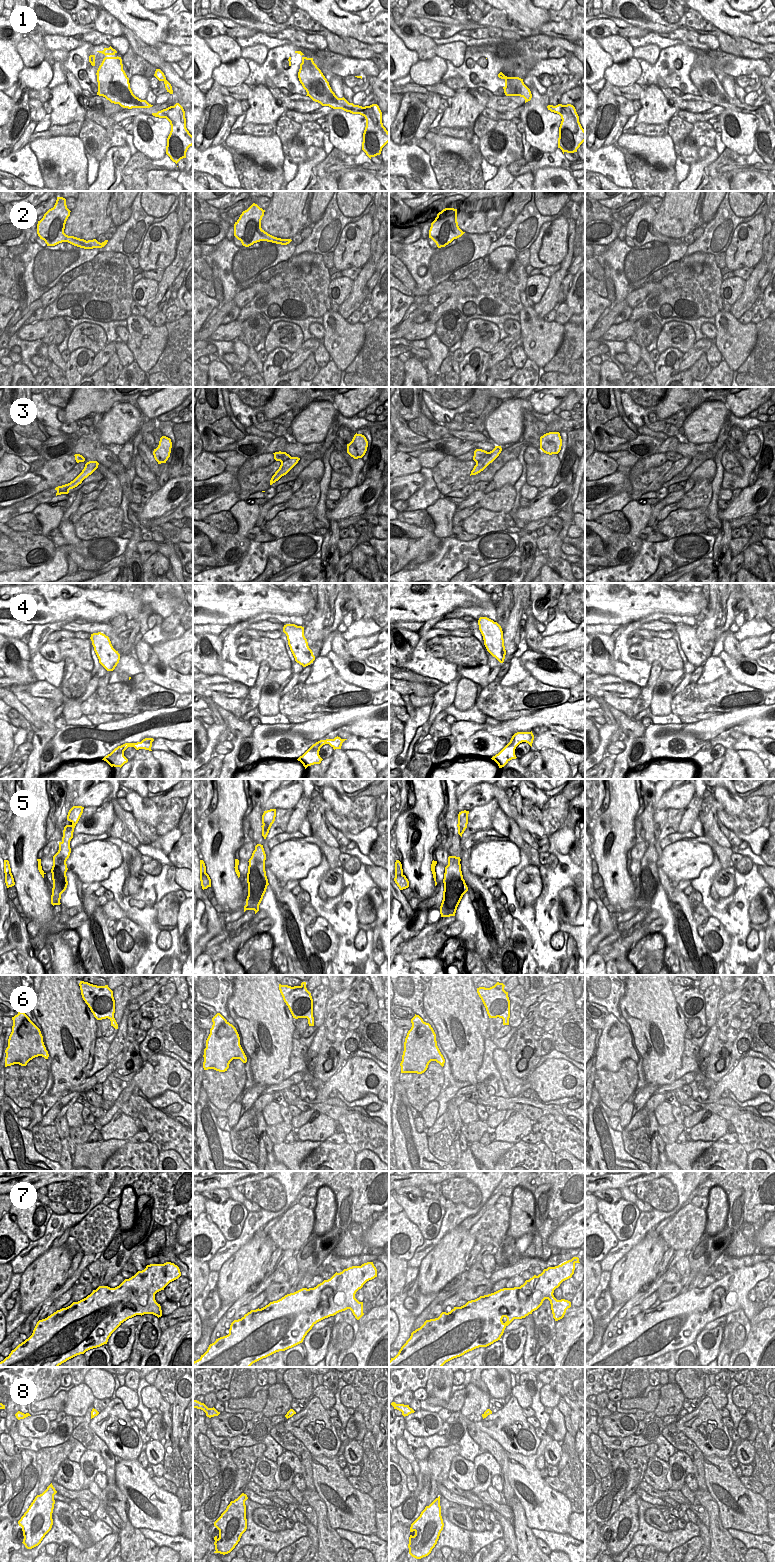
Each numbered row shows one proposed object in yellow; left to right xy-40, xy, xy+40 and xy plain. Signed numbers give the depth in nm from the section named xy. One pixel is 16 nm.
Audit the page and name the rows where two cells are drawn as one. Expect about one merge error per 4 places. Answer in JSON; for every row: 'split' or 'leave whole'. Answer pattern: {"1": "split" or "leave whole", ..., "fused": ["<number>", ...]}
{"1": "leave whole", "2": "leave whole", "3": "leave whole", "4": "leave whole", "5": "split", "6": "leave whole", "7": "leave whole", "8": "leave whole", "fused": ["5"]}

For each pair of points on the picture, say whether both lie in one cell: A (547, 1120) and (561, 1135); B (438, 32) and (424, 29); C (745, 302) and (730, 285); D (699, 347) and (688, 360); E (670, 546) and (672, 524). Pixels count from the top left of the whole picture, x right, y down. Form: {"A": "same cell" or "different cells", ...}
{"A": "same cell", "B": "same cell", "C": "different cells", "D": "same cell", "E": "different cells"}

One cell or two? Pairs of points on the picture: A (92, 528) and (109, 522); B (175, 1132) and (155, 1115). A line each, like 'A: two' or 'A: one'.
A: one
B: one

